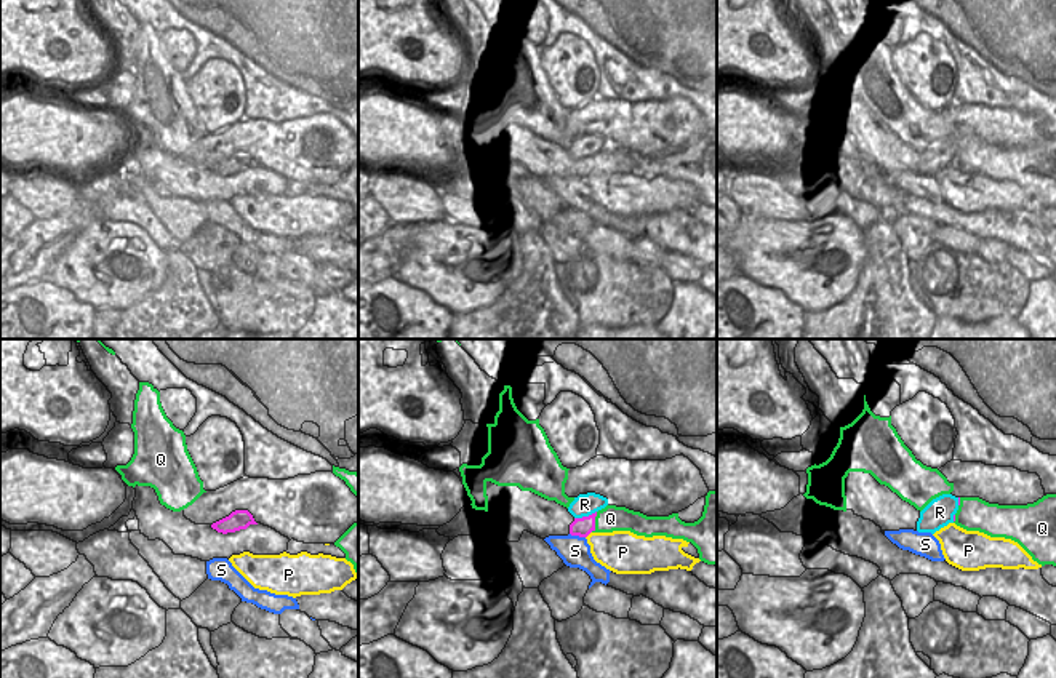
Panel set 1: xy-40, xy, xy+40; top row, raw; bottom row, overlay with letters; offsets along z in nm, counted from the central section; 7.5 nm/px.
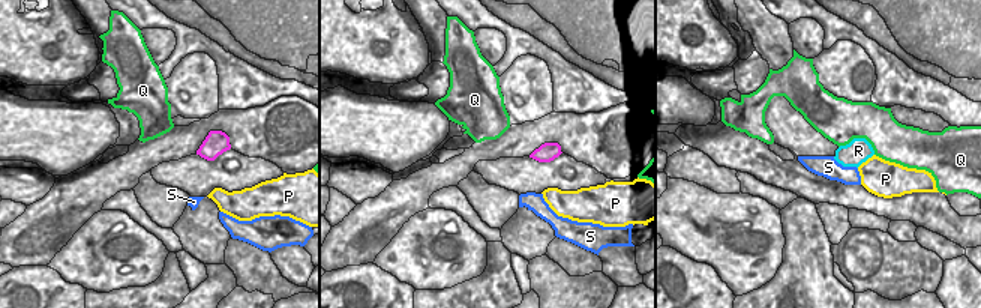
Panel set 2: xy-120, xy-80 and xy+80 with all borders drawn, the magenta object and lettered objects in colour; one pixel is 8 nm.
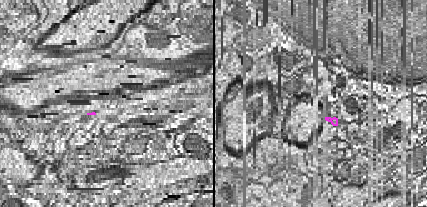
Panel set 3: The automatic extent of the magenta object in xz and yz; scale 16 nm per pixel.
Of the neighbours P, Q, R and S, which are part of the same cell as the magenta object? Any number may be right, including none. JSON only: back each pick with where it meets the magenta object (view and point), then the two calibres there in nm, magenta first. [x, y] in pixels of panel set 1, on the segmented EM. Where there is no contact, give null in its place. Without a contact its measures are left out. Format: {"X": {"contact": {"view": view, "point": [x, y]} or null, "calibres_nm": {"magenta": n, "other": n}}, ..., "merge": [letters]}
{"R": {"contact": {"view": "xy", "point": [584, 517]}, "calibres_nm": {"magenta": 150, "other": 170}}, "merge": ["R"]}

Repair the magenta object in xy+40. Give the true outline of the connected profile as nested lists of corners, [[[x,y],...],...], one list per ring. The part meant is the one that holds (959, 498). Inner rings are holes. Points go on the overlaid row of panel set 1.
[[[942,494],[933,499],[922,512],[917,521],[918,532],[934,534],[941,528],[955,521],[955,513],[960,505],[960,497]]]

